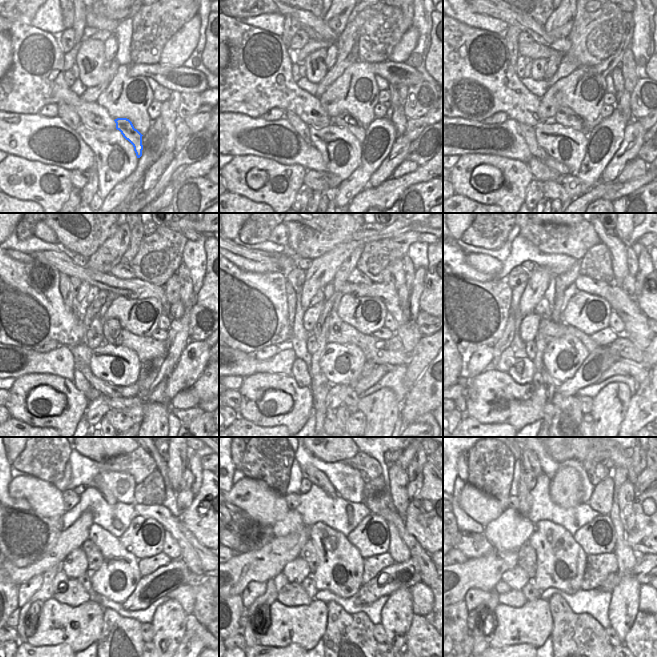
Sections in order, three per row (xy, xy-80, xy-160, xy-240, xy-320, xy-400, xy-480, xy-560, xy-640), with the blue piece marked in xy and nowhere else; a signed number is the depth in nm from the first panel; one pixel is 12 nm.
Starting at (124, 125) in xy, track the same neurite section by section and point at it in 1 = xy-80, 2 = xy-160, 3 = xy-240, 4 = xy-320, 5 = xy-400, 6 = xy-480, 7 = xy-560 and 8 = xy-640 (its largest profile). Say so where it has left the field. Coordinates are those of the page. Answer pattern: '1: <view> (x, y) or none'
1: xy-80 (345, 120)
2: xy-160 (565, 116)
3: xy-240 (111, 328)
4: xy-320 (334, 320)
5: xy-400 (556, 313)
6: xy-480 (99, 484)
7: xy-560 (316, 477)
8: xy-640 (529, 459)

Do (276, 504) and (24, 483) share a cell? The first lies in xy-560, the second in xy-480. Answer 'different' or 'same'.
same

